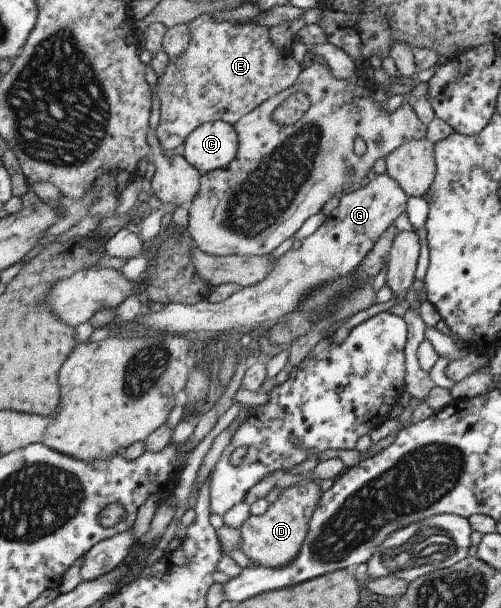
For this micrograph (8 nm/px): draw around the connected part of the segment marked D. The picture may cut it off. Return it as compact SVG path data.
M303 481L301 485L280 491L280 496L259 516L249 515L237 527L240 532L240 551L258 567L284 567L293 561L302 545L308 522L319 501L318 484Z

